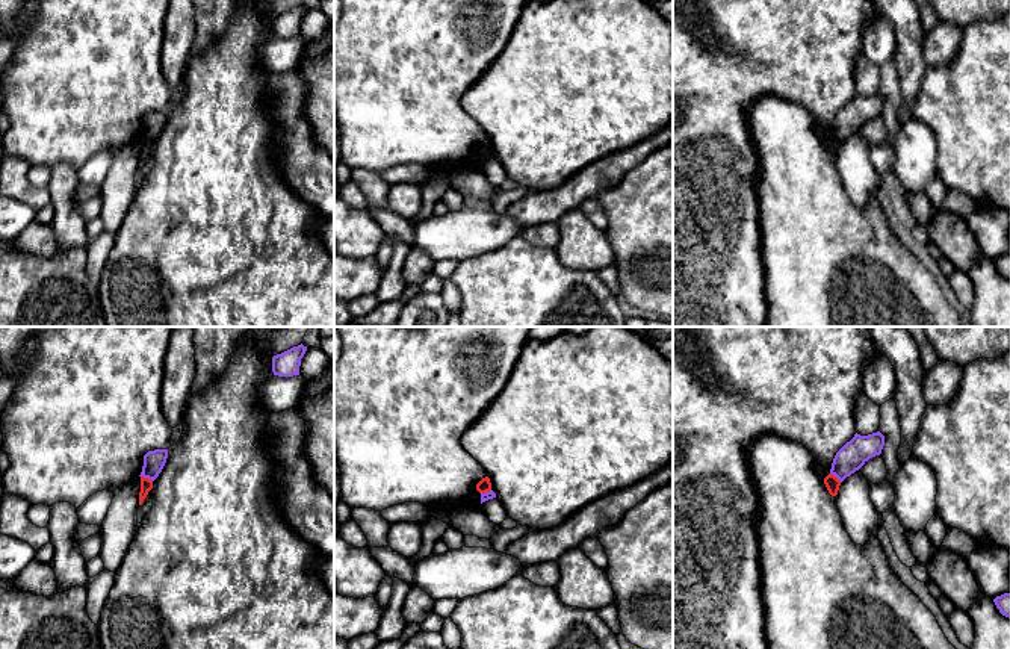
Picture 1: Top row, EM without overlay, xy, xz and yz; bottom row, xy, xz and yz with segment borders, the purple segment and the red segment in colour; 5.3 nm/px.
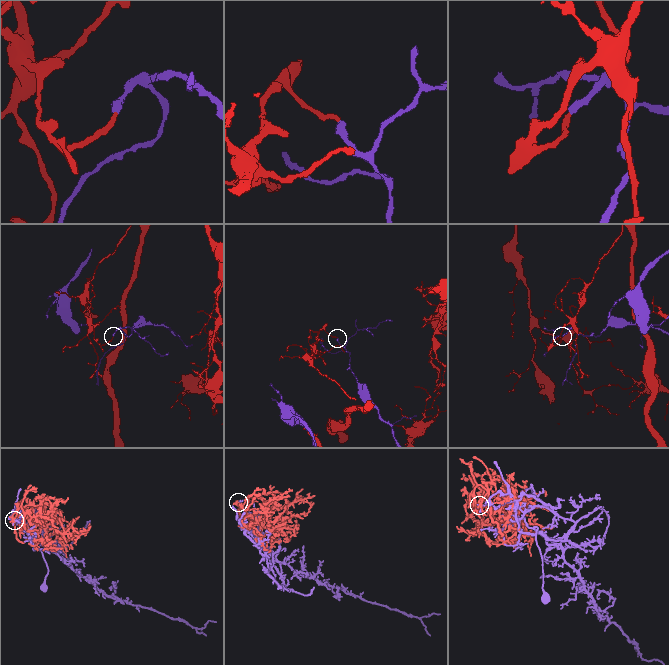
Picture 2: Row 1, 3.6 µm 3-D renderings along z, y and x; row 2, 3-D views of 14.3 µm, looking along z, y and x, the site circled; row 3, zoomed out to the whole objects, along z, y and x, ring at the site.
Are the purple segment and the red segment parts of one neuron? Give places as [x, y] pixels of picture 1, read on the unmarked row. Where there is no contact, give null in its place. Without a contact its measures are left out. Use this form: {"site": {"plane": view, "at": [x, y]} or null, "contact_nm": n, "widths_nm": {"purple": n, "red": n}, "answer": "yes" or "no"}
{"site": {"plane": "xy", "at": [147, 138]}, "contact_nm": 70, "widths_nm": {"purple": 110, "red": 60}, "answer": "no"}

